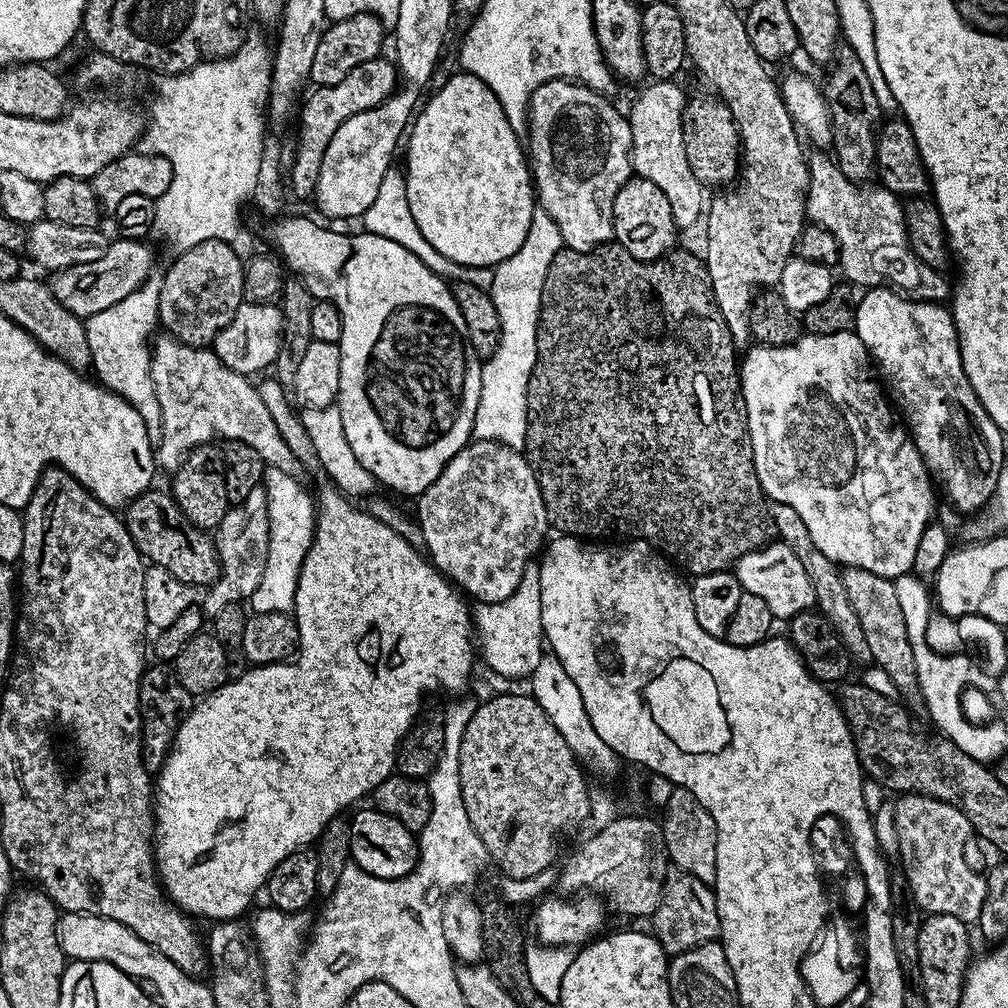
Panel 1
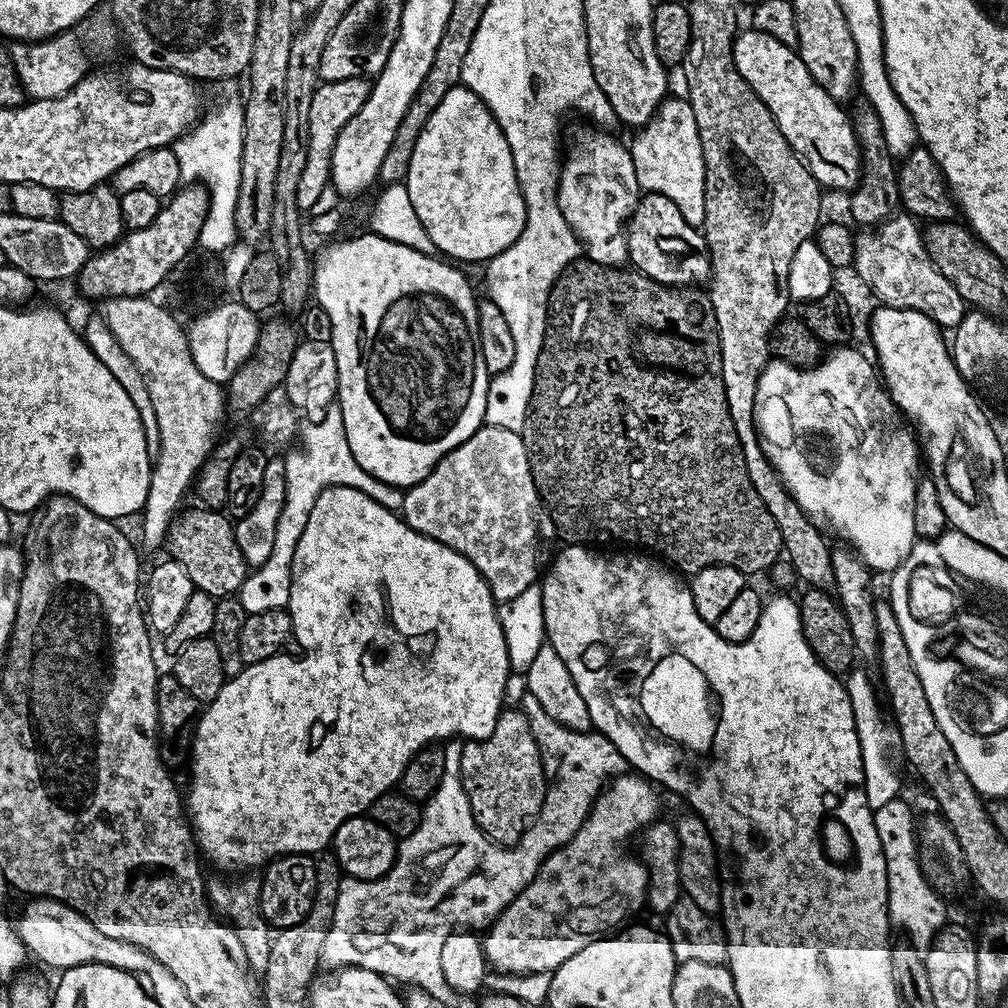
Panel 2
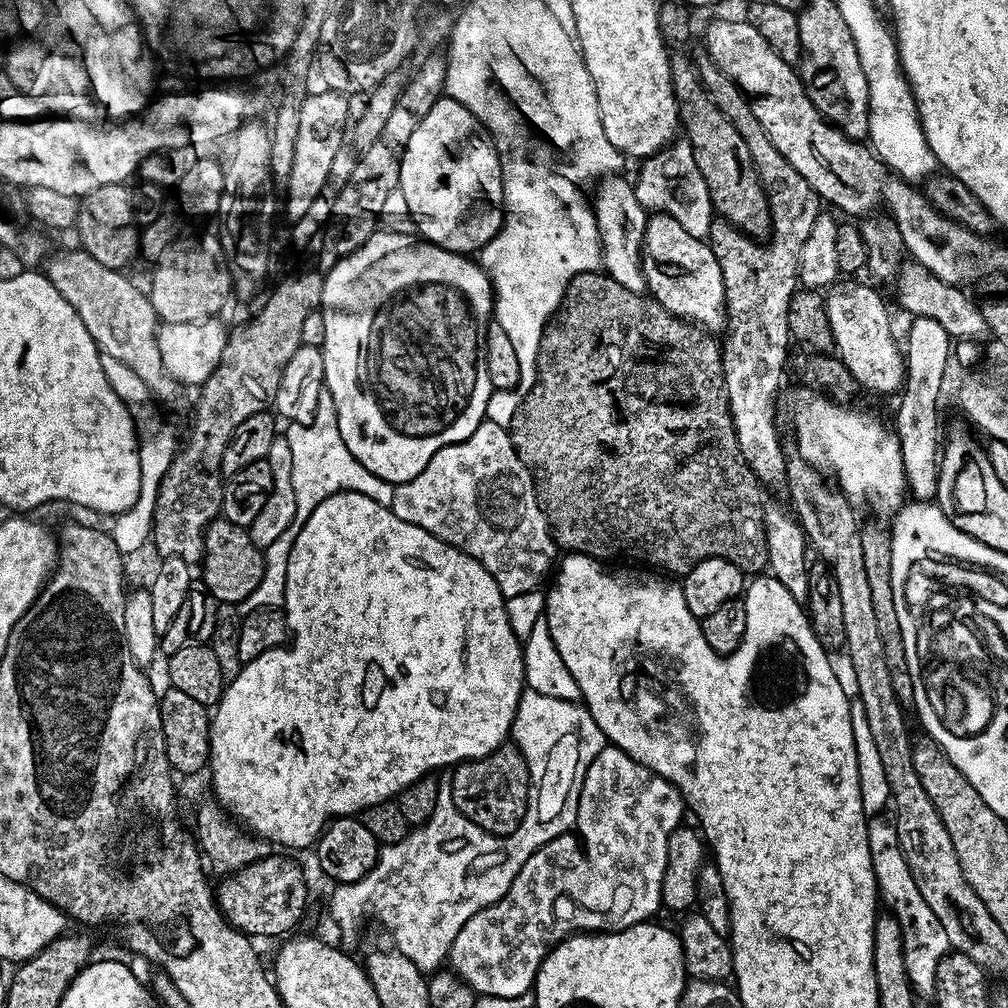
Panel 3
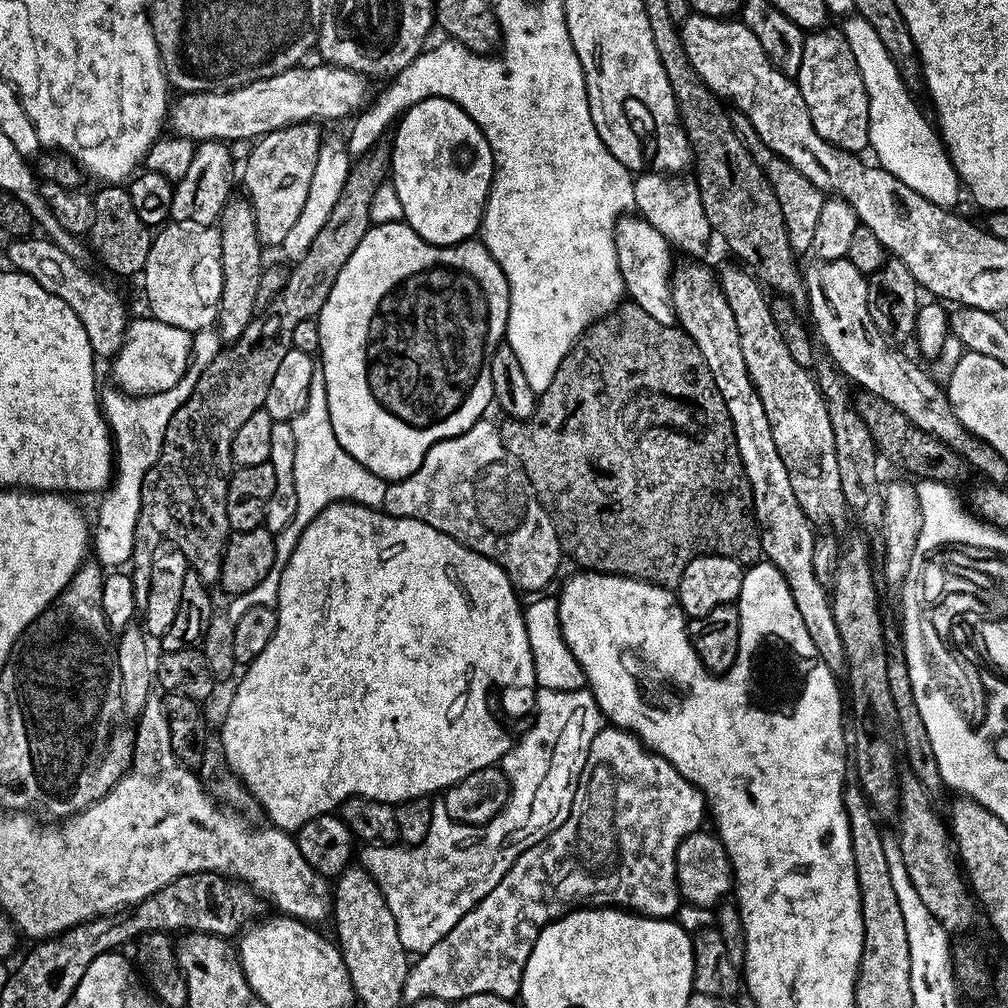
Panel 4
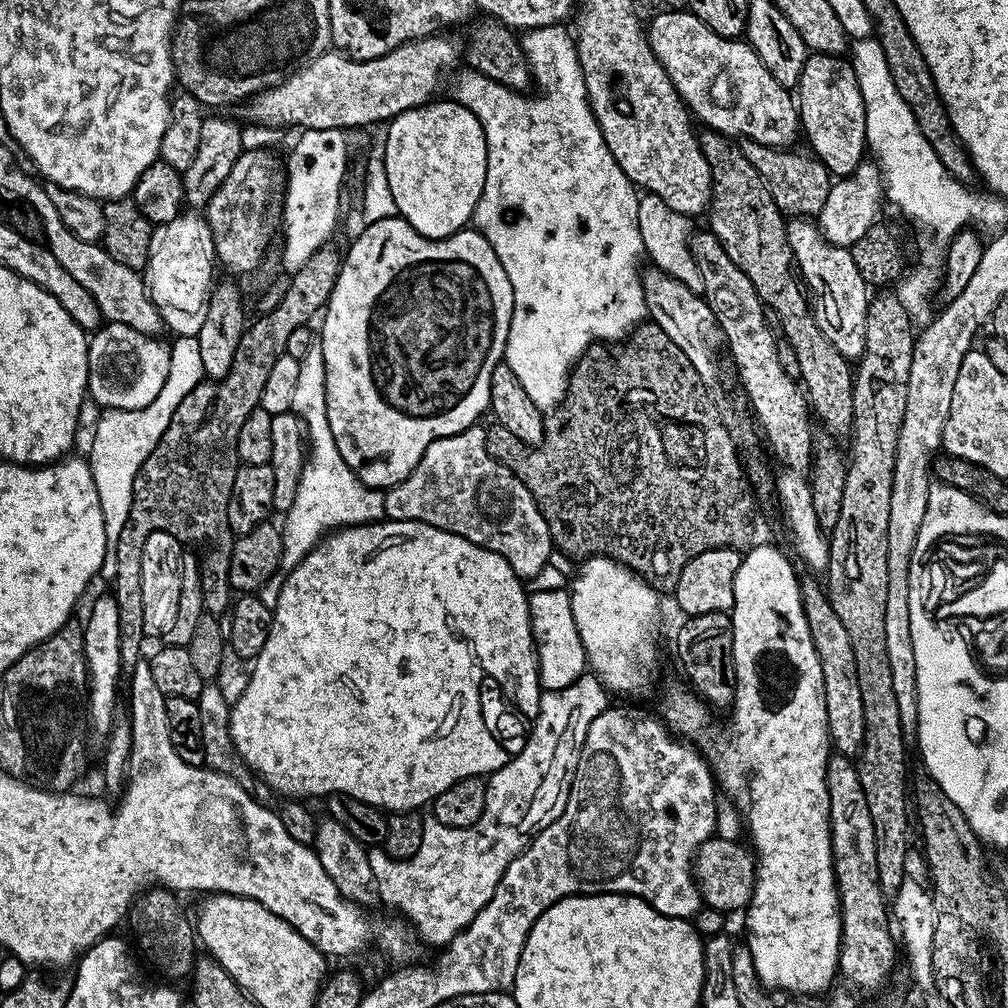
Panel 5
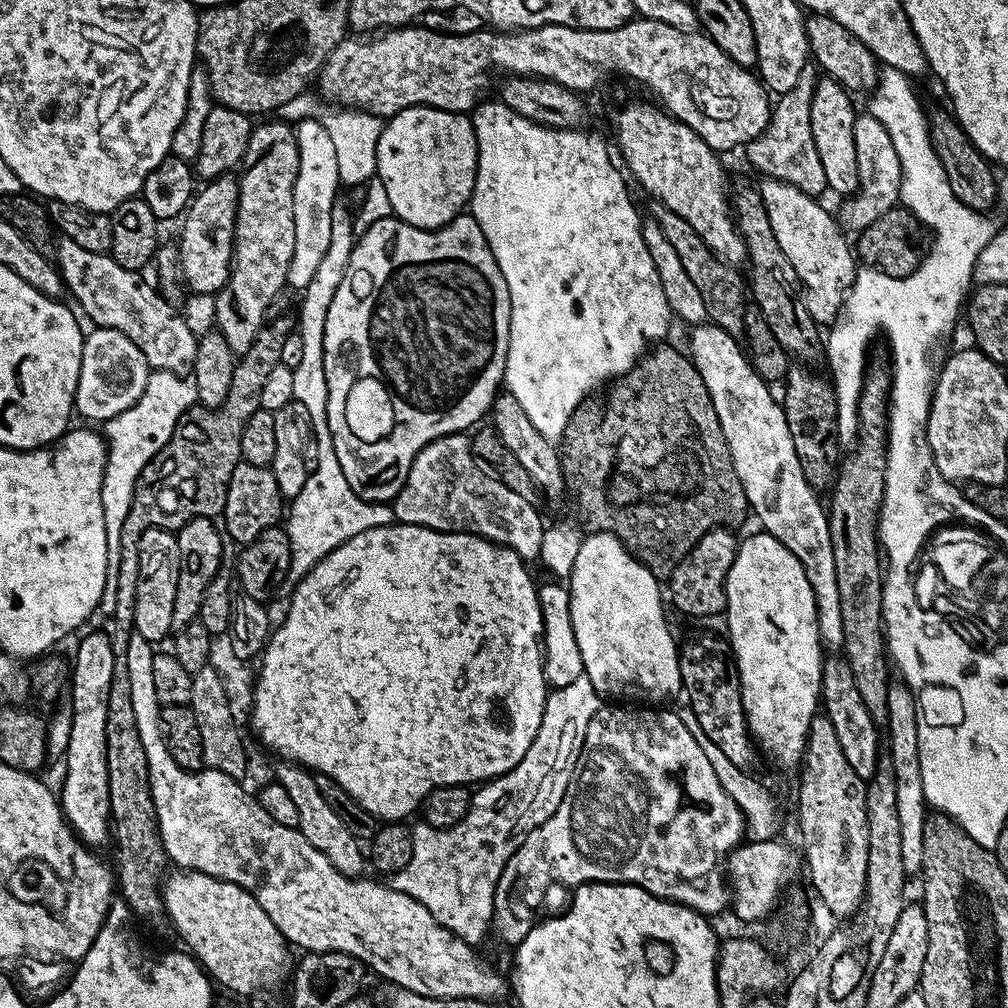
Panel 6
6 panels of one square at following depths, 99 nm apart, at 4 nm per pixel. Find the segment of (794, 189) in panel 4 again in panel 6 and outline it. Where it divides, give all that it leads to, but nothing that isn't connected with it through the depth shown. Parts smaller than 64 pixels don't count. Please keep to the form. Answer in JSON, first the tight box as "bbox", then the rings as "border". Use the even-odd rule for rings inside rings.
{"bbox":[742,67,828,198],"border":[[[815,67],[804,68],[798,83],[791,90],[779,93],[778,99],[773,103],[772,120],[768,123],[768,129],[743,145],[742,152],[748,155],[749,162],[761,172],[761,177],[781,180],[802,190],[807,196],[820,198],[825,195],[828,183],[822,162],[818,159],[818,146],[814,146],[814,130],[810,130],[810,102],[814,98],[817,79]]]}

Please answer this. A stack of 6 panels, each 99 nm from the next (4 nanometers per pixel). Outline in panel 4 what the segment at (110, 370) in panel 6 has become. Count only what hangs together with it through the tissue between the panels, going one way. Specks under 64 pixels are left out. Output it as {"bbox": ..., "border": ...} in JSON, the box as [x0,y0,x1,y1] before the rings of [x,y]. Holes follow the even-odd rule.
{"bbox":[111,318,193,396],"border":[[[155,318],[133,319],[124,329],[120,348],[111,357],[112,376],[117,385],[130,396],[151,396],[154,392],[168,391],[180,379],[189,366],[192,356],[193,333],[178,330]]]}

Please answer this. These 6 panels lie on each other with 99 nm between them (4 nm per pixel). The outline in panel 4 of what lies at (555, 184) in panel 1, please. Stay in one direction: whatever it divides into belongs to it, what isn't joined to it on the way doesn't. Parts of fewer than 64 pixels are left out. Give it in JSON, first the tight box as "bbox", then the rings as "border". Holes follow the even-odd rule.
{"bbox":[616,214,676,324],"border":[[[625,214],[616,221],[616,249],[627,299],[642,306],[642,310],[646,310],[654,322],[676,324],[676,308],[672,304],[674,252],[667,238],[658,234],[658,230],[654,230],[654,226],[650,226],[650,222],[646,222],[643,216]]]}

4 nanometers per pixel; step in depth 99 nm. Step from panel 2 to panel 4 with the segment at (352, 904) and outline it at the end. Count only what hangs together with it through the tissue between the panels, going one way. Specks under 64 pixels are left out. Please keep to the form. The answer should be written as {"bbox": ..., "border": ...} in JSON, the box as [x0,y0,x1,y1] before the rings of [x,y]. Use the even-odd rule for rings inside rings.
{"bbox":[362,687,602,954],"border":[[[587,687],[573,692],[562,690],[546,690],[540,688],[536,693],[534,717],[536,721],[528,728],[528,733],[521,740],[513,743],[510,751],[502,761],[502,767],[508,776],[508,804],[504,809],[482,825],[458,824],[448,817],[443,803],[436,802],[432,806],[430,834],[420,844],[408,846],[372,846],[367,850],[362,866],[376,879],[386,902],[390,906],[390,914],[394,914],[394,922],[398,926],[398,938],[402,938],[402,946],[409,954],[419,954],[430,950],[467,914],[514,866],[514,862],[530,846],[542,842],[570,814],[570,806],[574,802],[574,790],[578,786],[578,778],[586,766],[586,754],[590,750],[590,742],[598,735],[602,727],[600,708]]]}

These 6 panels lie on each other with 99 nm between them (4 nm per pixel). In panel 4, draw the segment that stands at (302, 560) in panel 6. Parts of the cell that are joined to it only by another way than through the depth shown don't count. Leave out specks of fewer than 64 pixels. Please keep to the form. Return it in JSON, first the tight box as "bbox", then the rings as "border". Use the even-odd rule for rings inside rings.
{"bbox":[231,370,388,614],"border":[[[318,370],[310,382],[310,394],[306,398],[306,410],[302,410],[302,414],[298,414],[290,423],[294,430],[294,442],[296,443],[296,453],[294,454],[294,490],[298,493],[298,510],[294,510],[294,518],[290,522],[290,526],[286,526],[280,532],[275,533],[276,561],[270,570],[270,574],[266,574],[266,578],[262,578],[262,582],[258,586],[254,586],[254,590],[237,596],[231,601],[233,608],[231,608],[231,611],[236,614],[250,610],[254,606],[262,606],[263,604],[269,606],[275,605],[278,598],[280,575],[290,558],[290,554],[294,550],[294,546],[298,542],[298,538],[302,534],[302,530],[306,530],[306,526],[310,526],[310,522],[318,513],[326,510],[326,506],[341,502],[351,502],[353,504],[364,504],[367,508],[380,508],[386,498],[388,484],[385,480],[378,478],[370,470],[366,470],[366,466],[362,466],[354,458],[350,458],[350,454],[346,454],[346,450],[342,450],[338,438],[334,438],[334,426],[330,426],[330,414],[328,413],[328,403],[326,402],[326,386],[324,385],[323,371]]]}

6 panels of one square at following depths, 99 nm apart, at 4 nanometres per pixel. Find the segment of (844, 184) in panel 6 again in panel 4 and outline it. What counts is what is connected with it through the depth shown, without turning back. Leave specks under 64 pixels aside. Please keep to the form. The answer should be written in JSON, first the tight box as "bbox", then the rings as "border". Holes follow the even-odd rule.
{"bbox":[794,26,869,154],"border":[[[825,26],[805,35],[802,66],[798,66],[794,79],[802,94],[802,102],[806,102],[806,110],[810,110],[810,122],[814,122],[814,130],[818,130],[820,137],[844,152],[860,154],[863,148],[865,151],[869,147],[868,95],[850,42],[846,42],[839,27],[832,27]]]}

